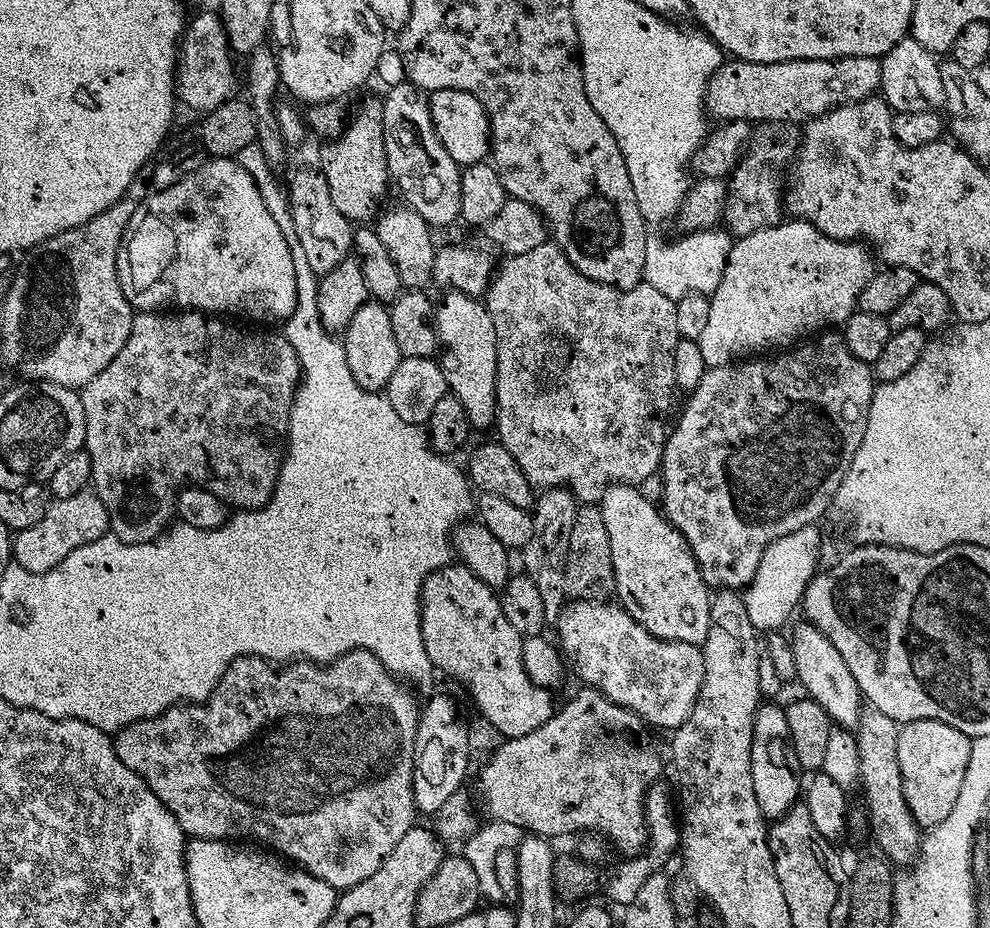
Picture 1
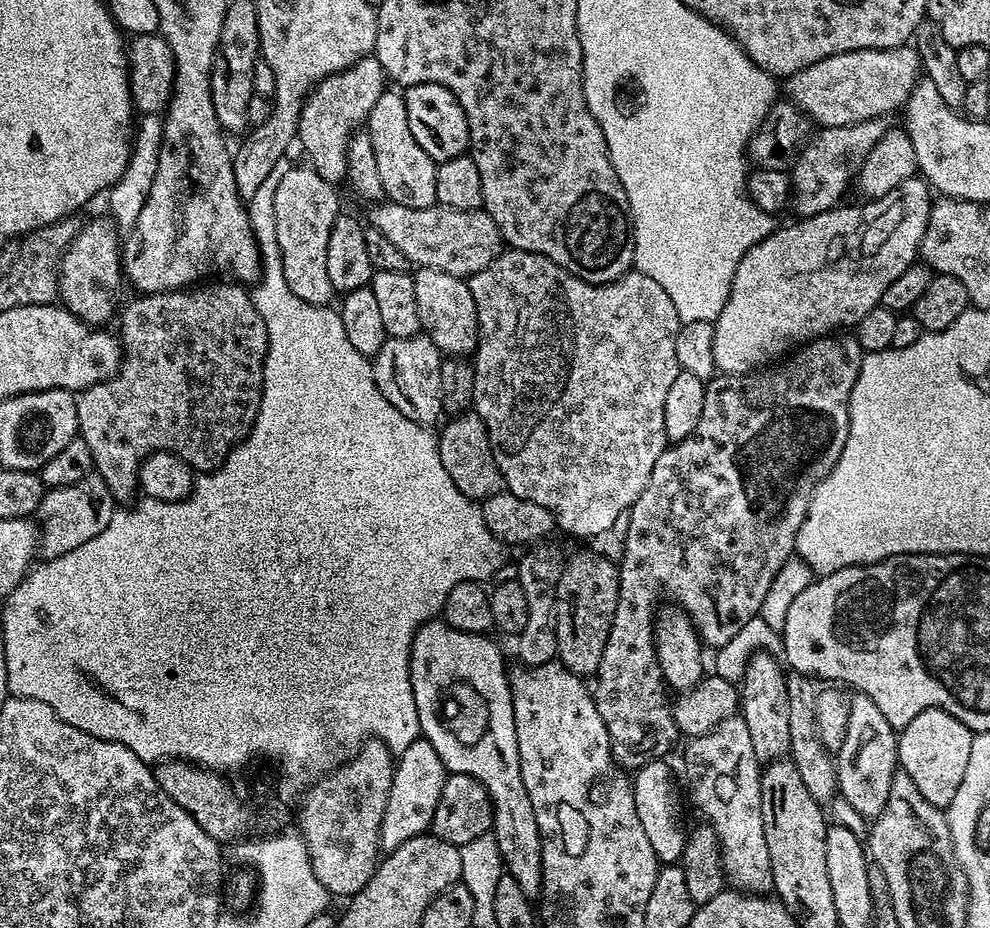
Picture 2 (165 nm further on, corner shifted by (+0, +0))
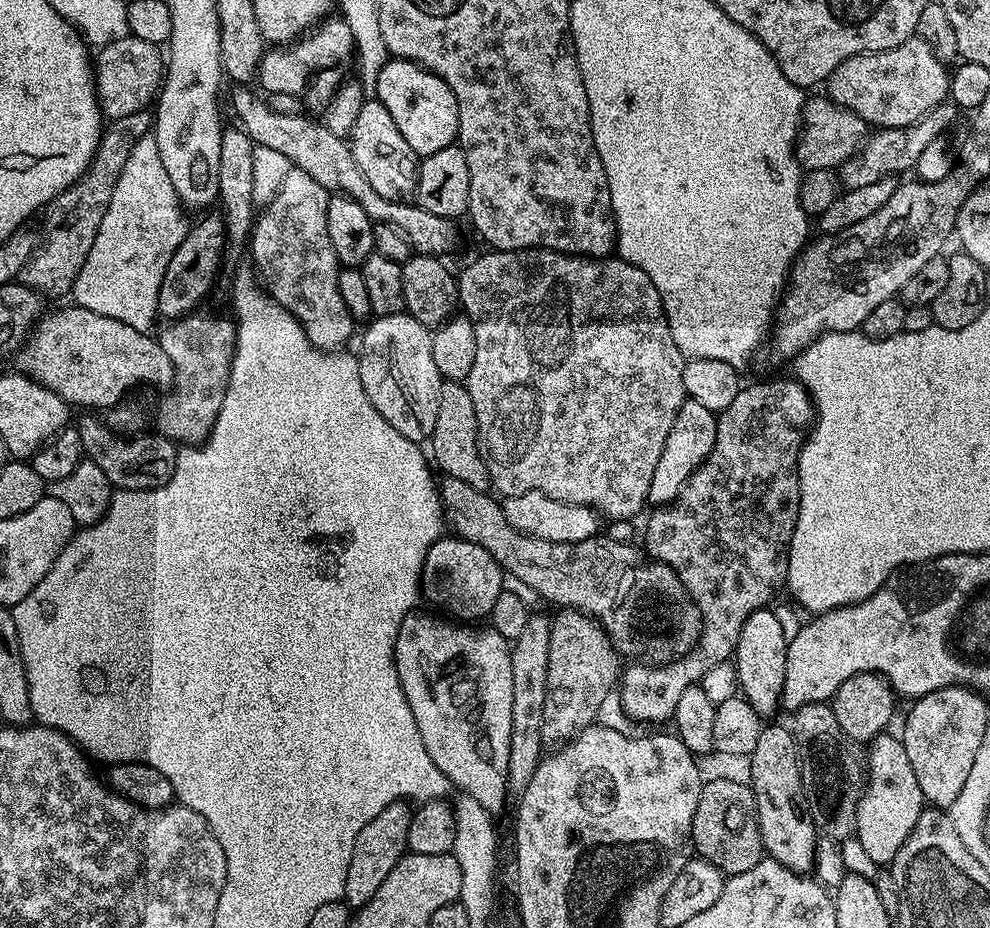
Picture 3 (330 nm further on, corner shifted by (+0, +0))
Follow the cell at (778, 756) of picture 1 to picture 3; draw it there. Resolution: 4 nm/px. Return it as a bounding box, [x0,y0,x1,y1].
[734,607,789,718]

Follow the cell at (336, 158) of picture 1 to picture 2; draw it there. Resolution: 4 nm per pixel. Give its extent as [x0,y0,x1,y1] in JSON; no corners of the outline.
[296,55,386,185]

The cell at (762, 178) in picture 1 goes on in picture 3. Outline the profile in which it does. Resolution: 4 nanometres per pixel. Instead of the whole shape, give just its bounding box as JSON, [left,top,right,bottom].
[838,103,958,189]

